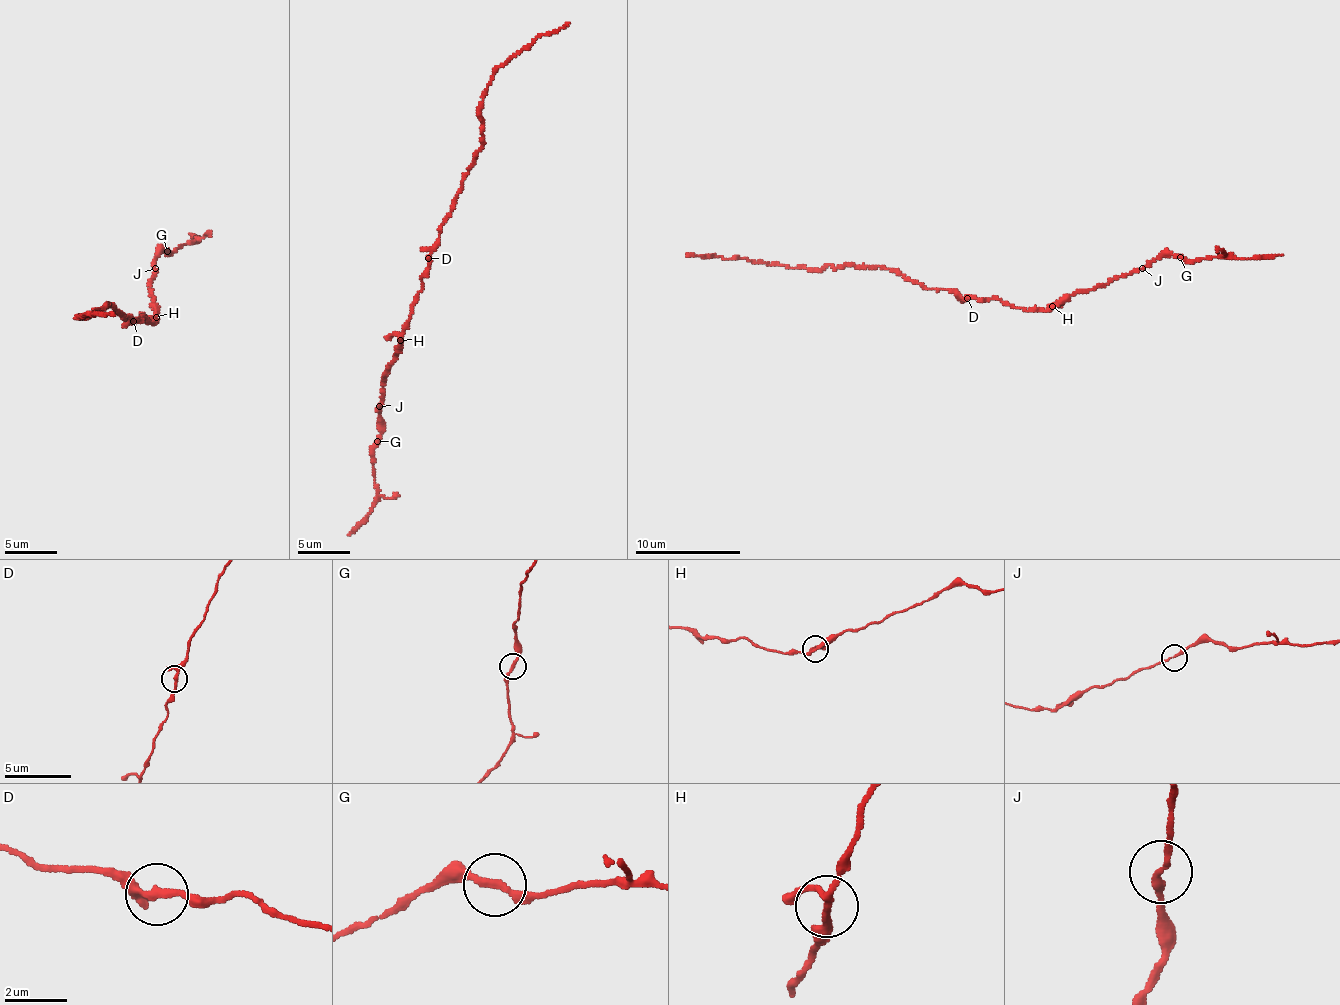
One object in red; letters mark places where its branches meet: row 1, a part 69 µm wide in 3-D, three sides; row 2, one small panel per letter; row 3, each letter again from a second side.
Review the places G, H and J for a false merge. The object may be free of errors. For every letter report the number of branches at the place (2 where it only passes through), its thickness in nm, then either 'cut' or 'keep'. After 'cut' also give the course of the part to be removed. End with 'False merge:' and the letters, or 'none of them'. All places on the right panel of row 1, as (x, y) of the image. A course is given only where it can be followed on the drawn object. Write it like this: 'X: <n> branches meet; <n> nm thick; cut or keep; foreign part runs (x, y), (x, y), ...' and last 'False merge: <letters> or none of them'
G: 2 branches meet; 200 nm thick; keep
H: 3 branches meet; 190 nm thick; keep
J: 2 branches meet; 190 nm thick; keep
False merge: none of them

